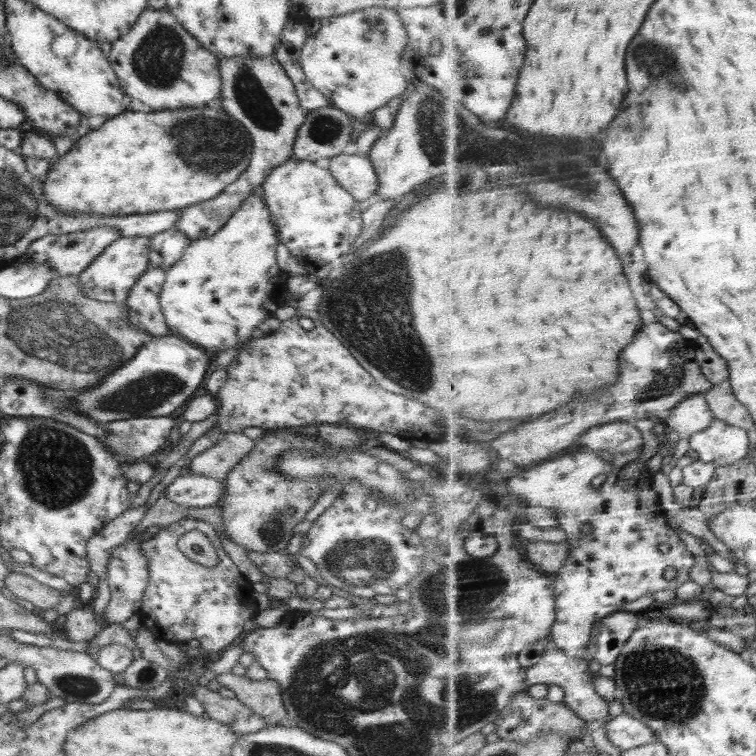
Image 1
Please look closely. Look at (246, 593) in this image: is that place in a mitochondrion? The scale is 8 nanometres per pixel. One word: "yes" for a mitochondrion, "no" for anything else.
no

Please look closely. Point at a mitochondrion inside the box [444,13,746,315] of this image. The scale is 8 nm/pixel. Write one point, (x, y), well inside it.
(671, 78)

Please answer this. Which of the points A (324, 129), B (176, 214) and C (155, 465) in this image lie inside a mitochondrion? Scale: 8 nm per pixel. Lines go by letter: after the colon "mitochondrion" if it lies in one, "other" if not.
A: mitochondrion
B: other
C: other

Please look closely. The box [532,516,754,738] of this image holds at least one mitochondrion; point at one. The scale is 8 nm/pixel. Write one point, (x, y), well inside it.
(662, 683)

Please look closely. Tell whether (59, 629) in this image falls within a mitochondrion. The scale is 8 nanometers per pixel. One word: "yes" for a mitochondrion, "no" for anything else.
no

